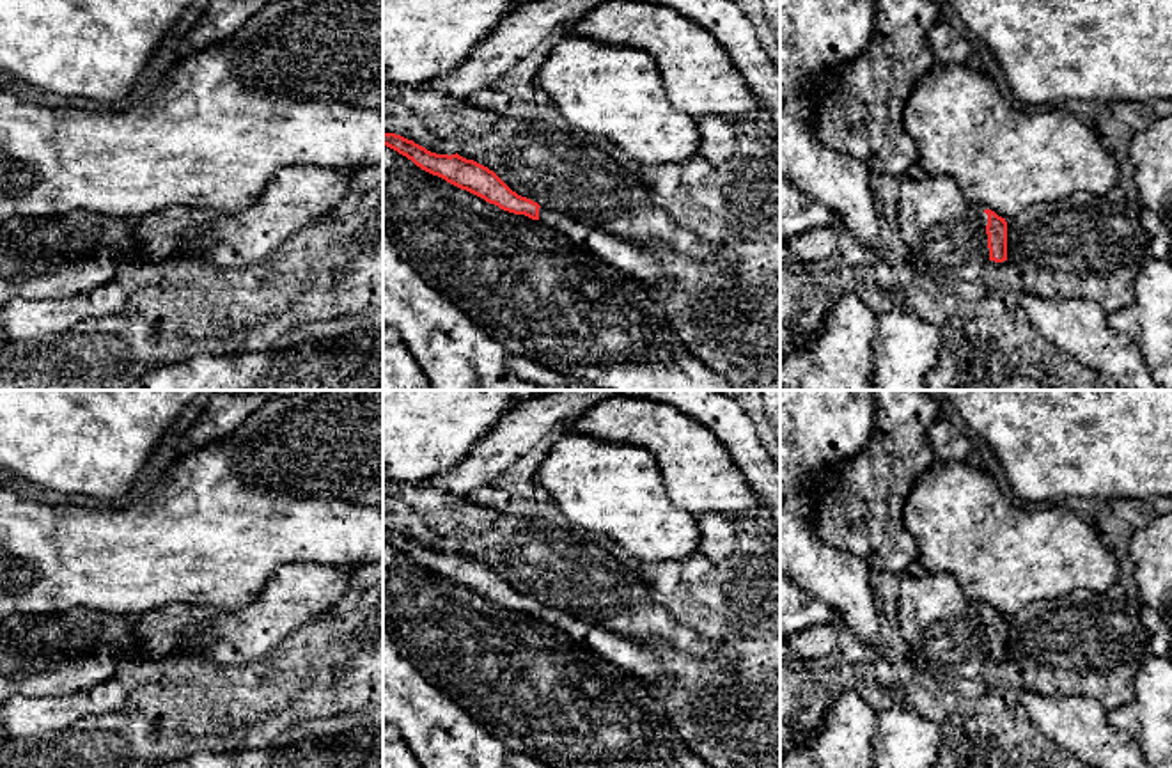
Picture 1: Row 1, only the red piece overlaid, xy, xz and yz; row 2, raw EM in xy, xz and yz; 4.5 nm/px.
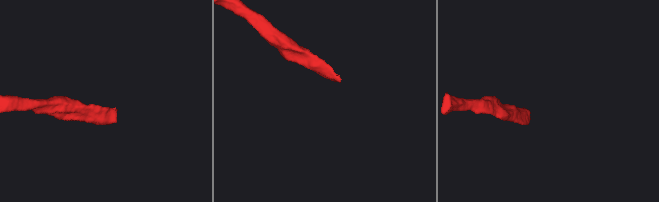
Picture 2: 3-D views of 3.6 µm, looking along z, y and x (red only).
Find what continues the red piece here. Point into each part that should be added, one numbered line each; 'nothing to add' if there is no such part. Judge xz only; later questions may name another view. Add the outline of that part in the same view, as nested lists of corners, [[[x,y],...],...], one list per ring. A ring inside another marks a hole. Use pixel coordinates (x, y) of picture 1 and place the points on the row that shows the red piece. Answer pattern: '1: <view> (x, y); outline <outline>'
1: xz (619, 252); outline [[[539,208],[539,220],[564,232],[574,243],[589,248],[610,266],[638,278],[644,286],[670,289],[668,273],[663,264],[635,241],[596,227],[587,227],[566,213],[548,208]]]

